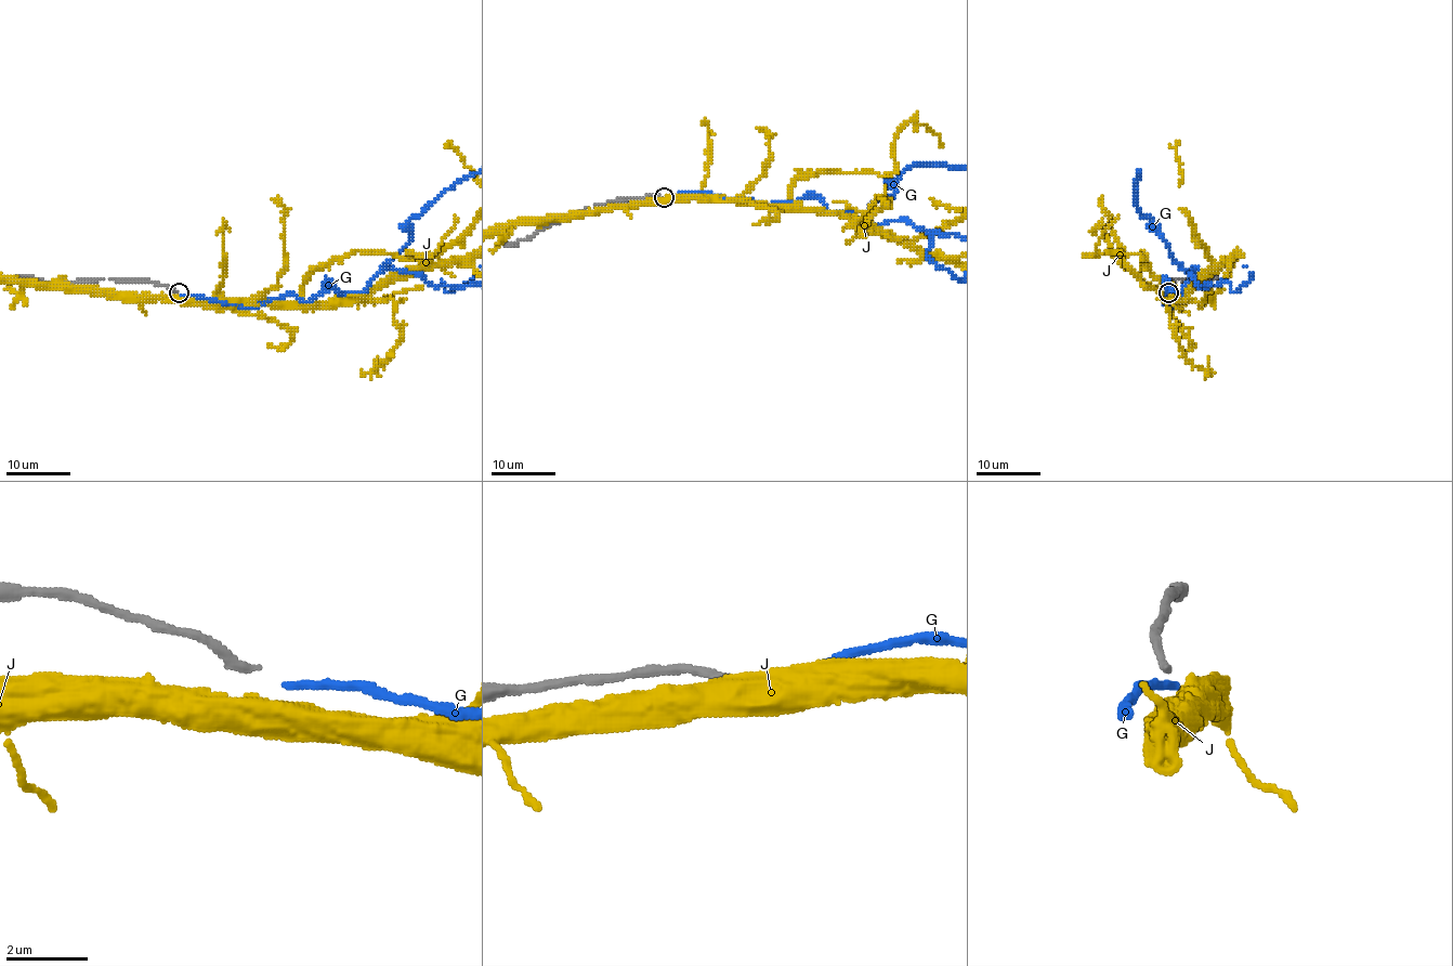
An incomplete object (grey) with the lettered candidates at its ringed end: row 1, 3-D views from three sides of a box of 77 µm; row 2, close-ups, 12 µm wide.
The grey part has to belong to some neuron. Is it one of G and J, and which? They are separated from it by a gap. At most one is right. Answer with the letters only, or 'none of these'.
G

